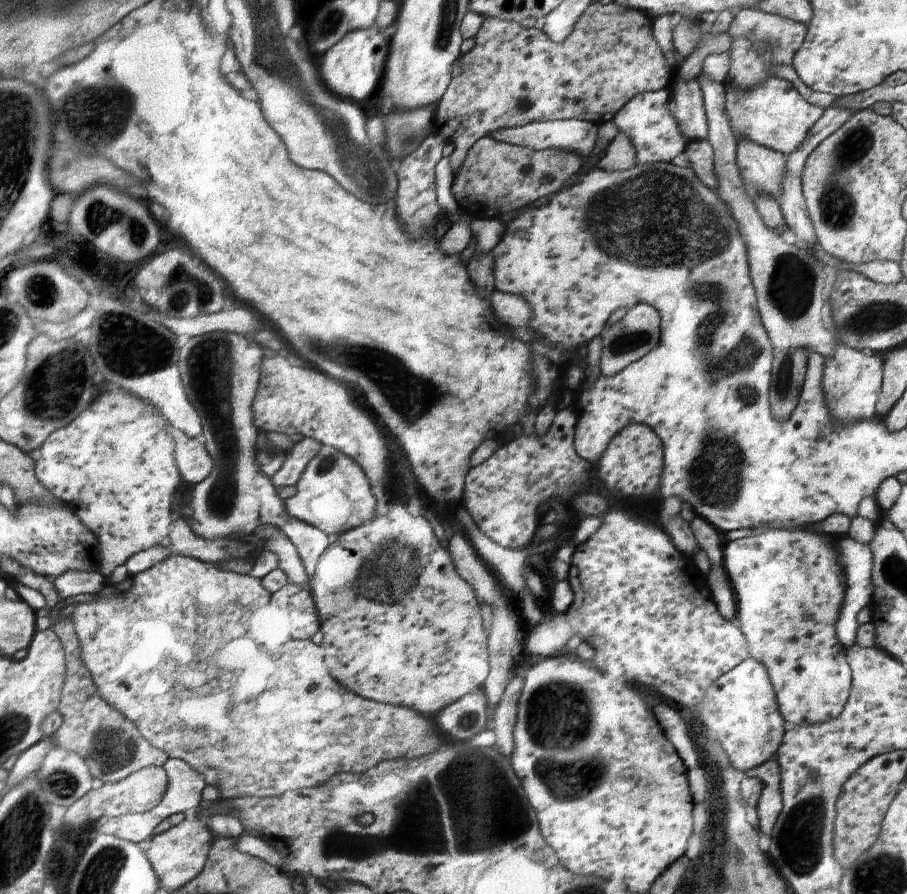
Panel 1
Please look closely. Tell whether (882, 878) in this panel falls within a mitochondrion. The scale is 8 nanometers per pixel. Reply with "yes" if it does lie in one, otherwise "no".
yes

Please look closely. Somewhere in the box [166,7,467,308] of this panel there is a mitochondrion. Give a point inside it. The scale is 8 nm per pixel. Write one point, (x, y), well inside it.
(403, 134)

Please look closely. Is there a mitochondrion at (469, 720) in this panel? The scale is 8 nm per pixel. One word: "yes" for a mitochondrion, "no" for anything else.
yes

